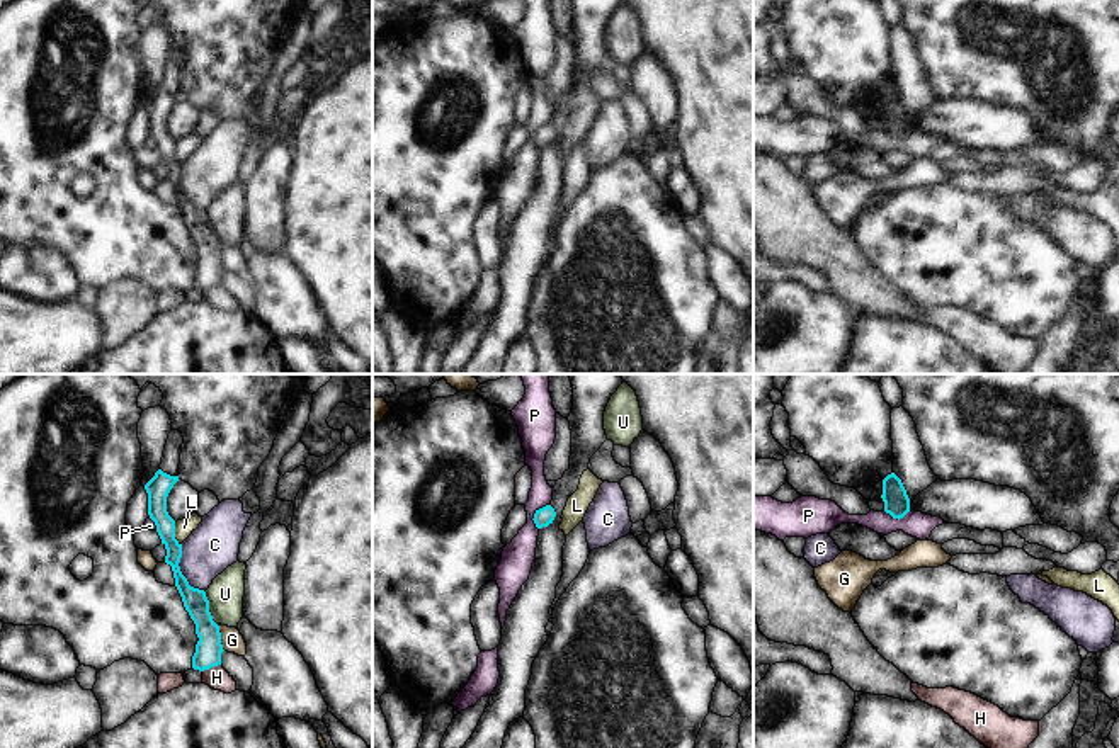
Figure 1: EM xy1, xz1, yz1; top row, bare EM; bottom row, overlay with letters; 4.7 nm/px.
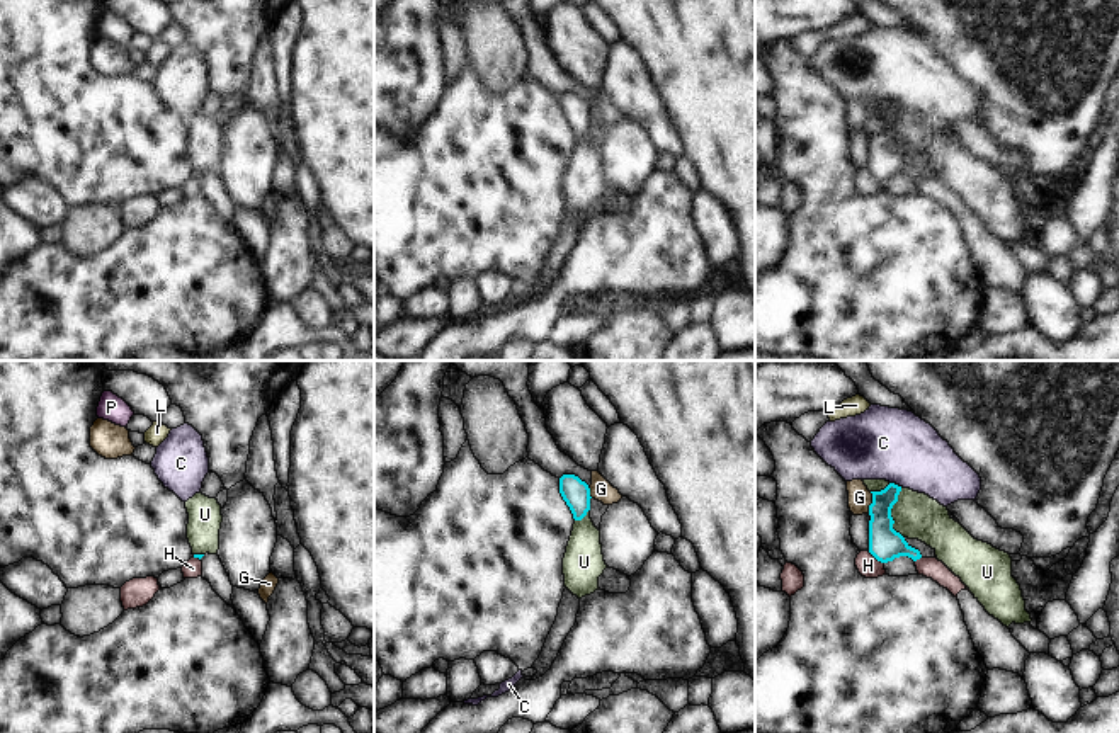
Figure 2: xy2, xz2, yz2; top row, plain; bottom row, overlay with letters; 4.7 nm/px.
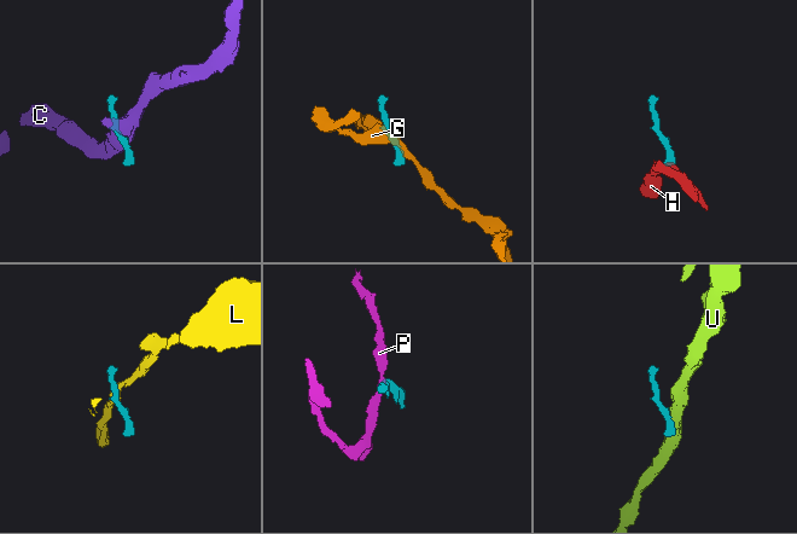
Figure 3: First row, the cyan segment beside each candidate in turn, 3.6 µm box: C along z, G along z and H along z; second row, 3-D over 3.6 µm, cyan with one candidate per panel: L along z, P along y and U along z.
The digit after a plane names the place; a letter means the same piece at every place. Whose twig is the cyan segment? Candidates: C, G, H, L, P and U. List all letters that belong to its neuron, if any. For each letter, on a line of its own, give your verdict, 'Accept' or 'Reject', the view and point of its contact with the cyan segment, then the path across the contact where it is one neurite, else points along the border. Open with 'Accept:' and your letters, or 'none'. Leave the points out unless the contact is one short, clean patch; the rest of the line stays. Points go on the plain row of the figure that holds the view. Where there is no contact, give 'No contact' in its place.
Accept: none
C: Reject. Touches cyan at xy1 (181, 191). Boundary: xy1 (181, 164), (179, 189), (191, 204), (204, 211)
G: Reject. Touches cyan at xy1 (220, 257)
H: Reject. Touches cyan at xy1 (211, 286). Boundary: xy1 (220, 283), (203, 291)
L: Reject. Touches cyan at xy1 (174, 153). Boundary: xy1 (174, 141), (174, 157), (181, 164)
P: Reject. Touches cyan at xz1 (534, 135). Boundary: xz1 (548, 123), (534, 133), (533, 141), (538, 148)
U: Reject. Touches cyan at yz2 (890, 130). Boundary: yz2 (893, 102), (900, 113), (891, 138), (903, 157).

